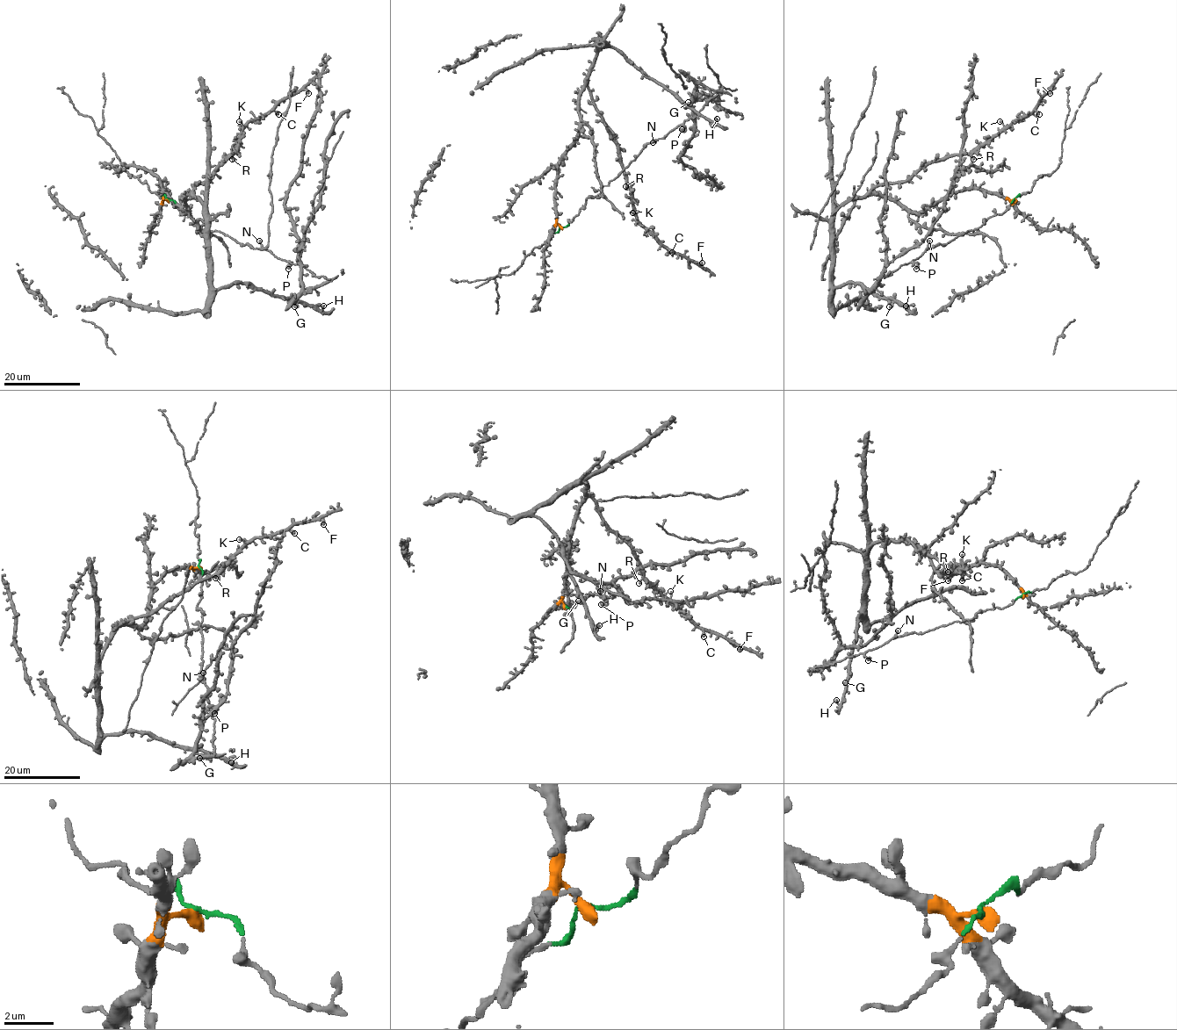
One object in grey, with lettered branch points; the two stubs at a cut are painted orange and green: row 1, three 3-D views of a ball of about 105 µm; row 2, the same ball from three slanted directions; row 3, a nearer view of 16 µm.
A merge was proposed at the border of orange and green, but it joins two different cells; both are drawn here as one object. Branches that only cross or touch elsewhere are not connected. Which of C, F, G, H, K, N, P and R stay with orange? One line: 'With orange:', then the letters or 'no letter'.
With orange: C, F, G, H, K, R

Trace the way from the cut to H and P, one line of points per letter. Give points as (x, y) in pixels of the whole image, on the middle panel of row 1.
H: (560, 226), (557, 162), (575, 139), (579, 95), (602, 46), (618, 49), (694, 109), (717, 118)
P: (560, 226), (566, 226), (586, 199), (596, 197), (647, 144), (663, 139), (680, 125), (685, 130), (682, 129)

